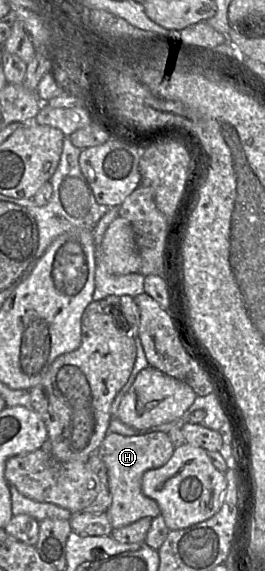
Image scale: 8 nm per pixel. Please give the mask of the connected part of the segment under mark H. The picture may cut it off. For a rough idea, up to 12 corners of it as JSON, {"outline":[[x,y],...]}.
{"outline":[[107,433],[107,468],[113,529],[161,514],[143,494],[146,471],[174,450],[168,434]]}

